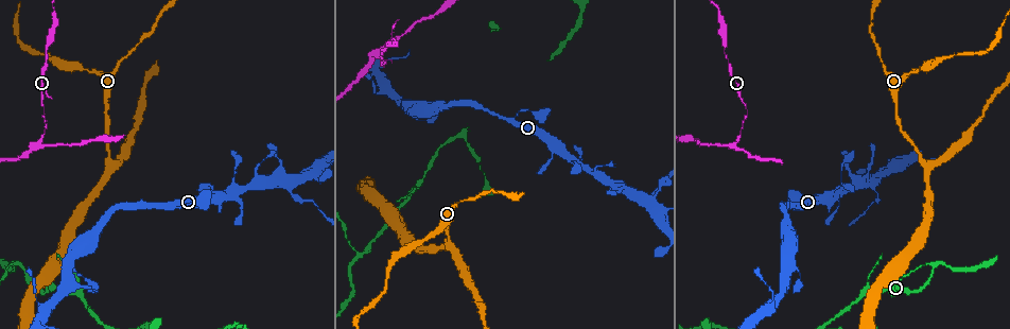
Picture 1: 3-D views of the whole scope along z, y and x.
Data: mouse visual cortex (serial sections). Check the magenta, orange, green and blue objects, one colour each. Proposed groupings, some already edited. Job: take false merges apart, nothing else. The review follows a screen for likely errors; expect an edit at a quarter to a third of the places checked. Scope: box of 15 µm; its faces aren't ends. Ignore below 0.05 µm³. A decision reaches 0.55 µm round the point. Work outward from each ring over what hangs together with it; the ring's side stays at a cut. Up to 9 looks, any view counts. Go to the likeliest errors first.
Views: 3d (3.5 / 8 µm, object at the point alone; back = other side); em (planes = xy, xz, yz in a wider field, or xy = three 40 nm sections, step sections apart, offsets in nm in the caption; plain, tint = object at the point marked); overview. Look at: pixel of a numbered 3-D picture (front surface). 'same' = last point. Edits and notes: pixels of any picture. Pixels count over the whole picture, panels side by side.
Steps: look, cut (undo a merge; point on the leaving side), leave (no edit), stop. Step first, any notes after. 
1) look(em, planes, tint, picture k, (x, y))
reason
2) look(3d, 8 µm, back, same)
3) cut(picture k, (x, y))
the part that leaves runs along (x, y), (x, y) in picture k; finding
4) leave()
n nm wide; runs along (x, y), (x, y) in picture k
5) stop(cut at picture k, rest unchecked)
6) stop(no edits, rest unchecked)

look(3d, 3.5 µm, picture 1, (20, 264))
three-way junction

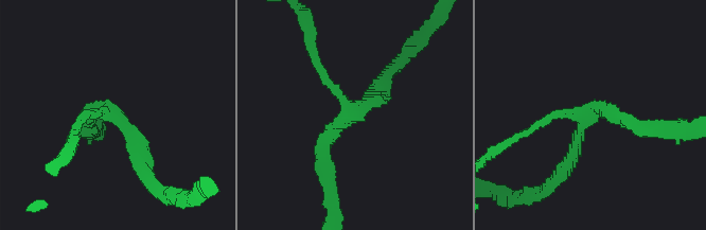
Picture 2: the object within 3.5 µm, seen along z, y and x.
look(em, xy, step 1, tint, picture 2, (353, 115))
3 arms; arms of 100, 200, 200 nm; now the EM

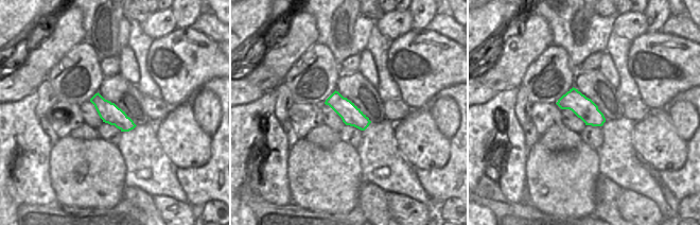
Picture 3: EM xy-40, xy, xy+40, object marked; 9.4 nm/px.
leave()
runs along (380, 85), (323, 139), (323, 163) in picture 2; one cell here

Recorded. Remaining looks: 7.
look(3d, 3.5 µm, picture 1, (735, 142))
arms part here

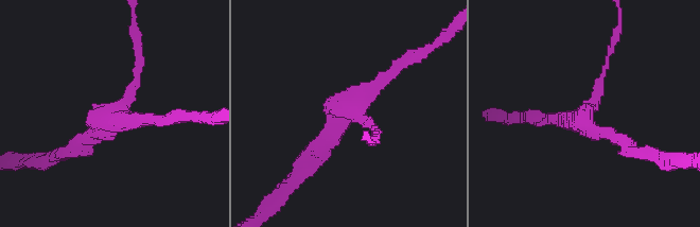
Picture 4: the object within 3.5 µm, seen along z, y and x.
look(em, xy, step 5, plain, picture 4, (357, 108))
need the tissue

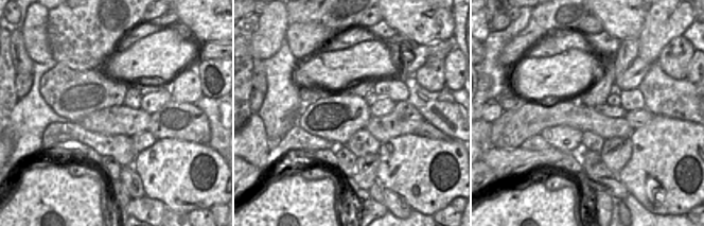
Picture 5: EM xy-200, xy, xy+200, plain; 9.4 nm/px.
look(em, xy, step 5, tint, same)

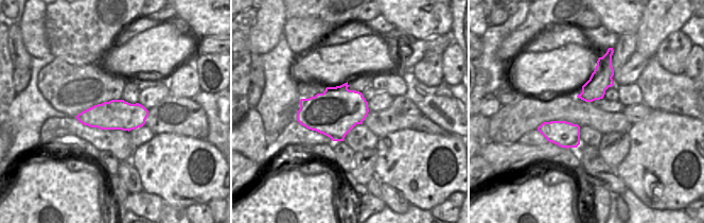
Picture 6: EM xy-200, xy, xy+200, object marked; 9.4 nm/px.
leave()
runs along (608, 55), (581, 117), (535, 121) in picture 4; continuous, no second cell

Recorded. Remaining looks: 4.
look(em, xy, step 5, tint, picture 1, (295, 194))
thick turns thin

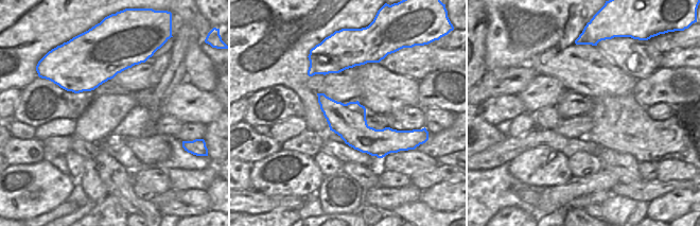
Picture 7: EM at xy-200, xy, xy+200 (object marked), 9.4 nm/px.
look(3d, 3.5 µm, same)
wider look

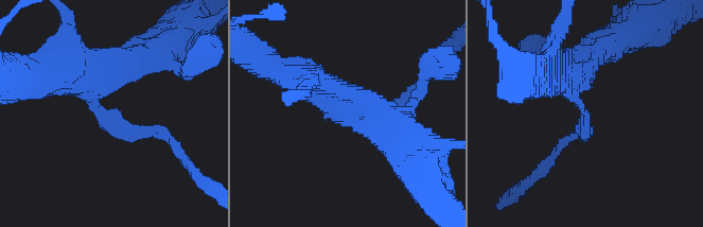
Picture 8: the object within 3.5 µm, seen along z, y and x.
leave()
arms of 150, 450 nm; runs along (69, 79), (89, 79), (115, 127), (168, 137) in picture 8; one cell here

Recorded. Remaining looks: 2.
look(3d, 3.5 µm, picture 1, (882, 62))
a narrow waist

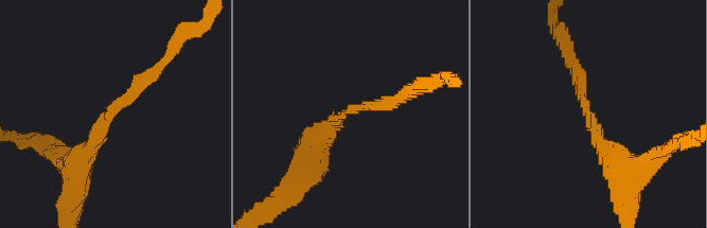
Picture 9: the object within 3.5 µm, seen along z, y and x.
look(em, planes, tint, picture 9, (587, 112))
arms of 200, 300 nm

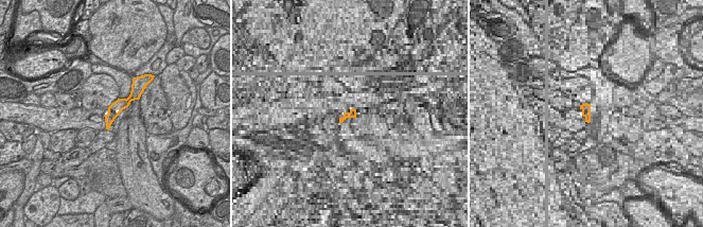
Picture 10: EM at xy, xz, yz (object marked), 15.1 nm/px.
leave()
runs along (134, 89), (134, 94), (108, 122) in picture 10; all the same cell

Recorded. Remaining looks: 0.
stop(no edits, rest unchecked)

